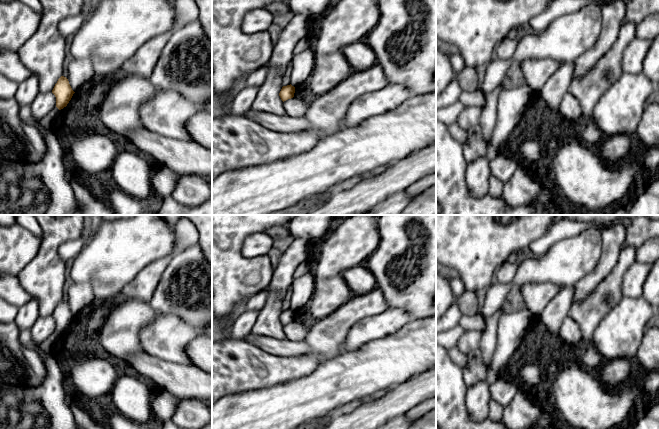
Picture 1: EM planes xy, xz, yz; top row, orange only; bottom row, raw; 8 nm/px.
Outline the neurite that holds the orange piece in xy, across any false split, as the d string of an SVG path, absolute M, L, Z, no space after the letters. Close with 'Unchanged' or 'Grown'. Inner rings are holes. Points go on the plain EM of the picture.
M61 300L55 308L52 317L56 321L56 331L61 334L67 330L75 317L66 301Z. Unchanged

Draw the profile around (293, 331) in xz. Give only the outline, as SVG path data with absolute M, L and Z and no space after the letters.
M293 321L283 326L286 339L288 340L304 340L308 335L307 329L302 323Z

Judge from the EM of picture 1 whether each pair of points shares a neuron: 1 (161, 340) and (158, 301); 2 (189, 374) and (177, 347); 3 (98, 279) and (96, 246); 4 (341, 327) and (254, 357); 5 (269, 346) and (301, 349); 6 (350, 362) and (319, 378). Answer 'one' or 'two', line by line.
1: two
2: two
3: one
4: one
5: one
6: one

